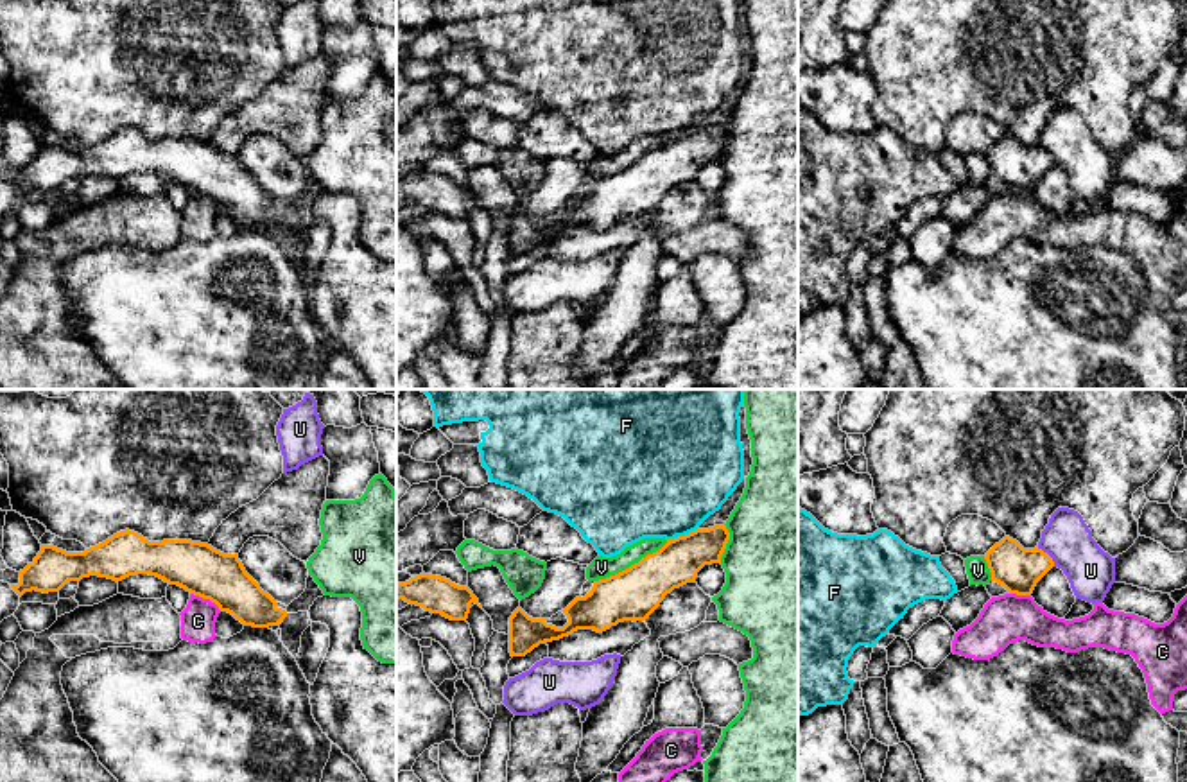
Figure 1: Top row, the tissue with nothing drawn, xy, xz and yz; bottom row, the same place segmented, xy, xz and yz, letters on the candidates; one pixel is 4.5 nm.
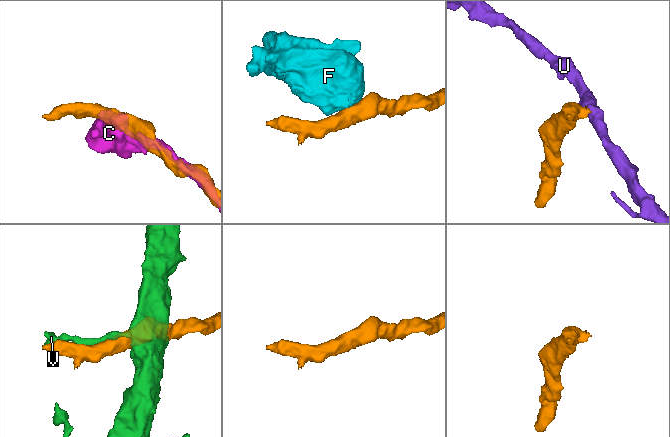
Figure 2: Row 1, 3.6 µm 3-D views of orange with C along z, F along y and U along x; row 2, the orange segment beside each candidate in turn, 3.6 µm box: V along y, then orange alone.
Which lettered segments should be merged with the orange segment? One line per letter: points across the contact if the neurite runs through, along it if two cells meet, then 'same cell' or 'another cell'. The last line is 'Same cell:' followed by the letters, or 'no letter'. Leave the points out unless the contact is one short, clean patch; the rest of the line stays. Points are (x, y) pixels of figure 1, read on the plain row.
C: border xy (190, 191), (208, 196), (221, 208); another cell
F: border xz (696, 126), (667, 139); another cell
U: border yz (1037, 146), (1055, 164); another cell
V: another cell
Same cell: no letter

